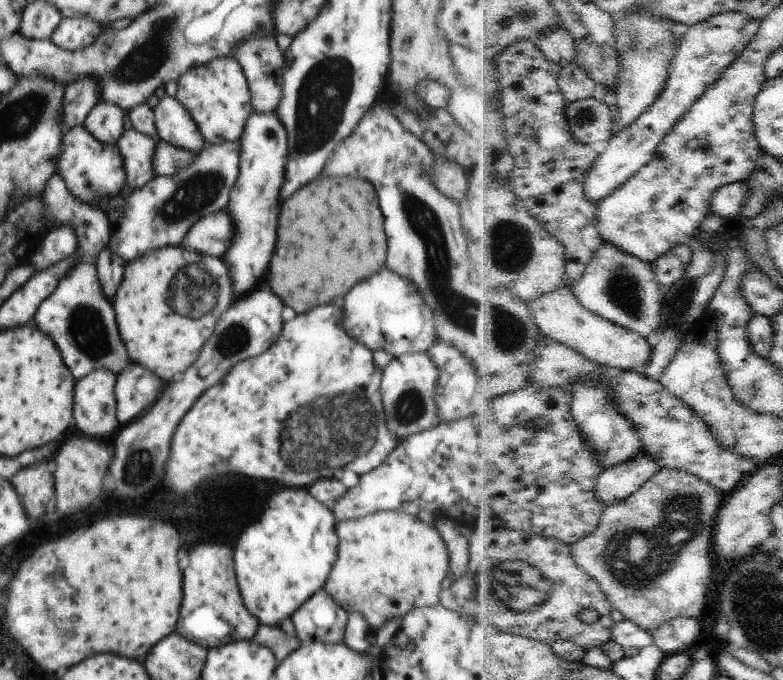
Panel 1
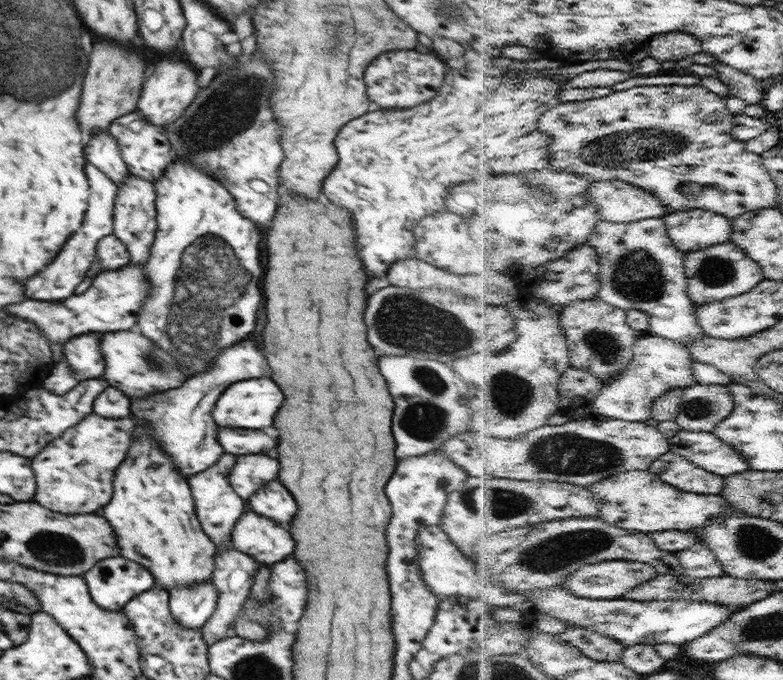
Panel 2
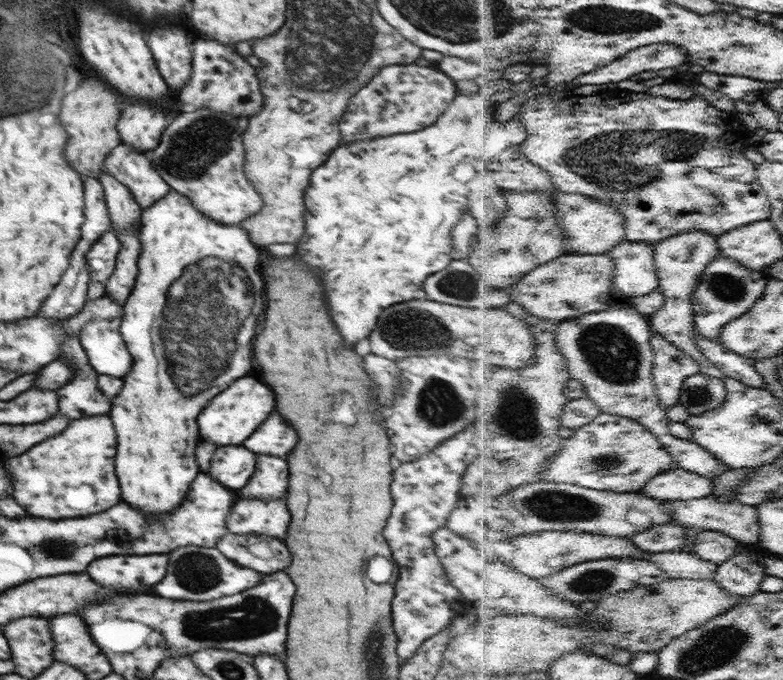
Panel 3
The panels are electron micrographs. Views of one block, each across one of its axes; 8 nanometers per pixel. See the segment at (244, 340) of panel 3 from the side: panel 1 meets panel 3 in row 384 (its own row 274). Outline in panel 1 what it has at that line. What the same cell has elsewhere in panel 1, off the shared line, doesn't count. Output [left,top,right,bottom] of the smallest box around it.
[112,246,232,382]

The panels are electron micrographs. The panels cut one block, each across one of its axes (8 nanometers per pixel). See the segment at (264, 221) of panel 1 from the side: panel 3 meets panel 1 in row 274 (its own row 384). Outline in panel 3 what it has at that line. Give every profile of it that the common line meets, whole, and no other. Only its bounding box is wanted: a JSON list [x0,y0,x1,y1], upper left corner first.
[198,378,276,446]

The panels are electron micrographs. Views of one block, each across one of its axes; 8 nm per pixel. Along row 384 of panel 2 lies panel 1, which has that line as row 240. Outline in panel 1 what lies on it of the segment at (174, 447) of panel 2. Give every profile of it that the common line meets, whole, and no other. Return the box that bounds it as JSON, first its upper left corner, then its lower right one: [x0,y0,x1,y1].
[182,210,234,258]

